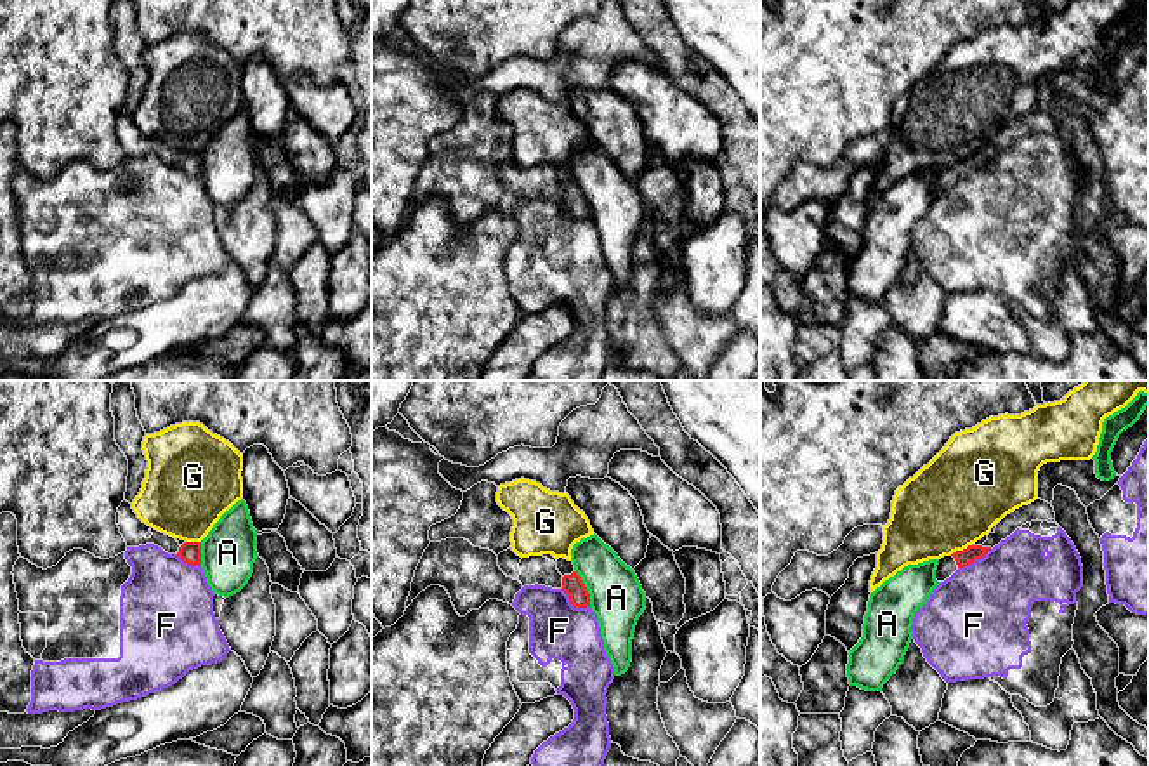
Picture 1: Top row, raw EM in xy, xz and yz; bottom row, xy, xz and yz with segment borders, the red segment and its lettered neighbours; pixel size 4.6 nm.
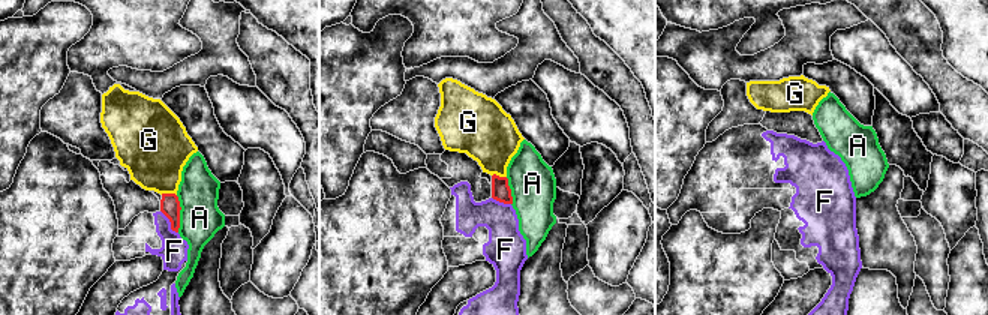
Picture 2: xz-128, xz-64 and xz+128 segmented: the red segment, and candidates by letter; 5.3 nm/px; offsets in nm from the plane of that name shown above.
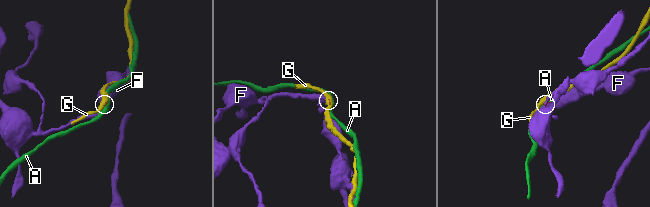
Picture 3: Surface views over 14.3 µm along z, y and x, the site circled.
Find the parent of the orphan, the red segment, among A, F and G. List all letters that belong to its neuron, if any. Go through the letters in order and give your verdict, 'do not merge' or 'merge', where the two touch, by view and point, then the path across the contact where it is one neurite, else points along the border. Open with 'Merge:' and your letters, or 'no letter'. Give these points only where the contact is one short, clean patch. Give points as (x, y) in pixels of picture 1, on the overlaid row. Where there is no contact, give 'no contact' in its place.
Merge: no letter
A: do not merge; meets red in xz at (585, 587); border along xz (575, 570), (589, 594), (590, 605)
F: do not merge; meets red in yz at (974, 560); border along yz (990, 548), (983, 556), (958, 568)
G: do not merge; meets red in yz at (960, 551); border along yz (971, 544), (950, 554)

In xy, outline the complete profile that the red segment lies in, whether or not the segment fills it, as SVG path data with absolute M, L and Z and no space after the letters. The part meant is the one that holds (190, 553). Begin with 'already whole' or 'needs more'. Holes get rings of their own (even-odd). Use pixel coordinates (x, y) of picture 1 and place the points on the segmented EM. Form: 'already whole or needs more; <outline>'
already whole; M184 542L177 556L191 566L201 565L201 542Z

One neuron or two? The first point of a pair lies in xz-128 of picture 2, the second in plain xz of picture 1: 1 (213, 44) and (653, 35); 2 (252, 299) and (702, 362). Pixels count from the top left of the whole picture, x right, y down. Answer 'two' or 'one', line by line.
1: two
2: one

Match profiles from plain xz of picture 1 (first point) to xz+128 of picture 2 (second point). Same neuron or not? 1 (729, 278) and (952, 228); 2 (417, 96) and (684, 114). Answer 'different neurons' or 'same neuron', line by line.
1: same neuron
2: same neuron

